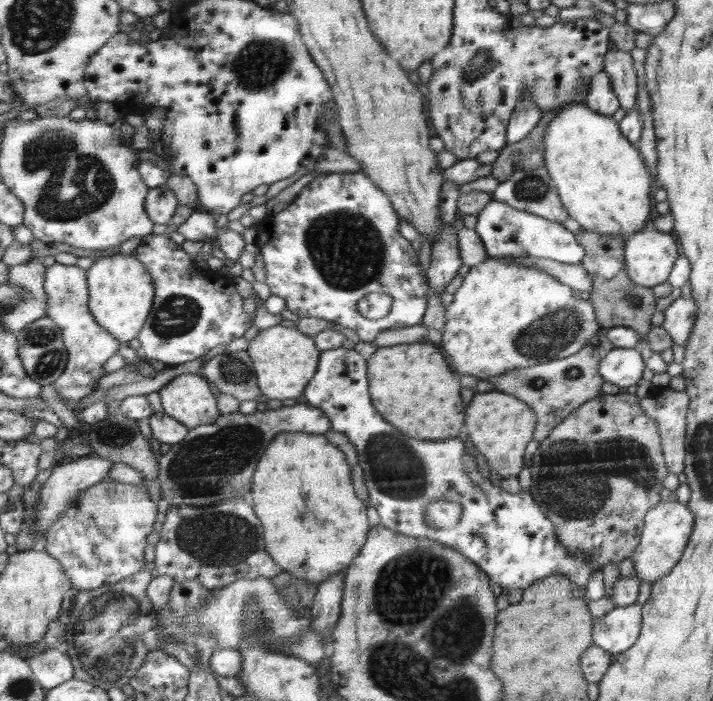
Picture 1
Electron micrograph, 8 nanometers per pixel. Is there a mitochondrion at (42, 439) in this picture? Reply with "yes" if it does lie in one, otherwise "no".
no

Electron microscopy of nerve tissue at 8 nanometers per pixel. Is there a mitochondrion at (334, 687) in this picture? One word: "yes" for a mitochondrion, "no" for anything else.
no

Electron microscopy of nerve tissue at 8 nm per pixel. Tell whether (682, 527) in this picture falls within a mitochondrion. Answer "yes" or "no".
no

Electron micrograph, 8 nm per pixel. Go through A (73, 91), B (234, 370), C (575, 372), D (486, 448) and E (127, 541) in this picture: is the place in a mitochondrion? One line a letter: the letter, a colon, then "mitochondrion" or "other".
A: other
B: mitochondrion
C: mitochondrion
D: other
E: other

